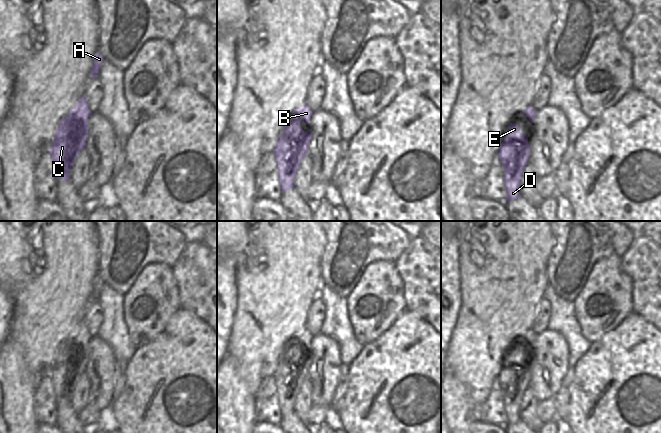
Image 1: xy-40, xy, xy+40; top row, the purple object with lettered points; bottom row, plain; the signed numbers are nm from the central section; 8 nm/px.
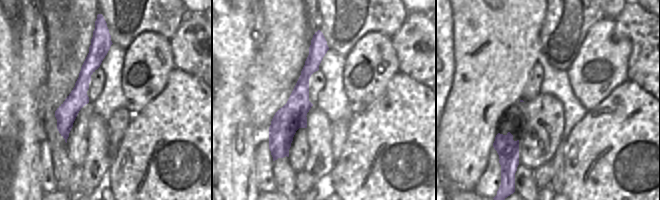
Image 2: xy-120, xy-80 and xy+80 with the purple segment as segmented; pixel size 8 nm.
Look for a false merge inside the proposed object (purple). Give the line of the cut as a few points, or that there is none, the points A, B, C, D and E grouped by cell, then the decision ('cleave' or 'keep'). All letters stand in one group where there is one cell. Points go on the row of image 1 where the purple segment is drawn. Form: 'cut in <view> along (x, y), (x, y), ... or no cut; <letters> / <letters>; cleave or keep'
no cut; A B C D E; keep

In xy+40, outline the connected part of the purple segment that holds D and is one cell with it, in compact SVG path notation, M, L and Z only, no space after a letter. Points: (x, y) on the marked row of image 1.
M511 123L498 150L498 158L504 169L506 201L520 197L520 178L530 156L528 136L519 130L519 125Z

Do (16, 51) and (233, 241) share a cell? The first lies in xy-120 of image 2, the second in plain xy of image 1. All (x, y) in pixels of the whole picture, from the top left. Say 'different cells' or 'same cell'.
same cell

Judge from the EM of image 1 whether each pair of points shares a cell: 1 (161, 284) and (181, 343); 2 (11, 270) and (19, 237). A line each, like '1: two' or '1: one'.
1: two
2: one

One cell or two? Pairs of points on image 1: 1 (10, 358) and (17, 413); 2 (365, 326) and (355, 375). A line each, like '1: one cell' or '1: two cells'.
1: one cell
2: two cells

